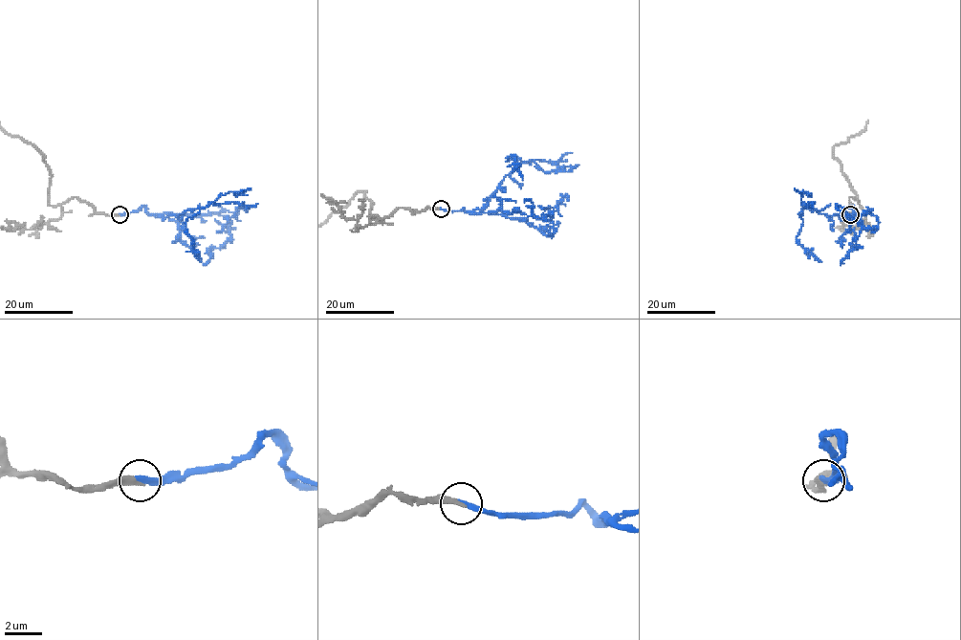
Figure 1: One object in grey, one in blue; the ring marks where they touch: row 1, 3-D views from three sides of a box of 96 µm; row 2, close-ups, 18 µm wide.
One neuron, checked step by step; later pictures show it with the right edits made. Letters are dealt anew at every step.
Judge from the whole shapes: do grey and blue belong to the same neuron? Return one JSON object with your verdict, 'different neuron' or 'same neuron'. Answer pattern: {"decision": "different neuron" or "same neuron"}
{"decision": "same neuron"}

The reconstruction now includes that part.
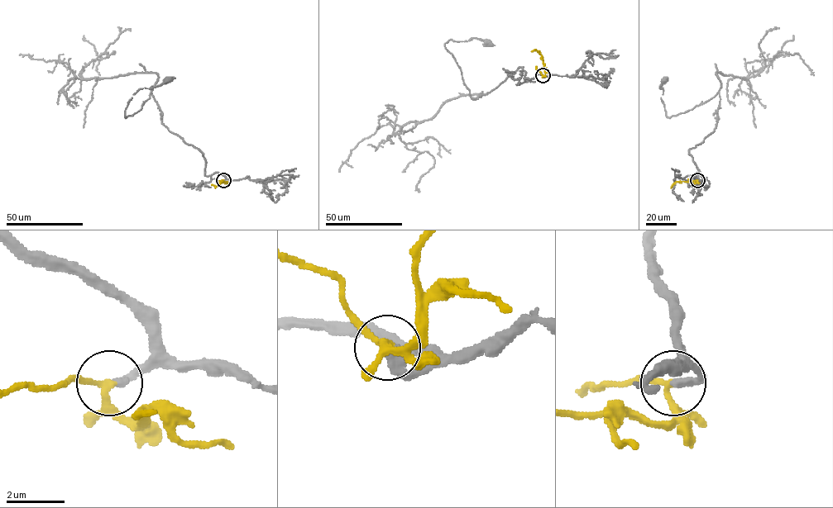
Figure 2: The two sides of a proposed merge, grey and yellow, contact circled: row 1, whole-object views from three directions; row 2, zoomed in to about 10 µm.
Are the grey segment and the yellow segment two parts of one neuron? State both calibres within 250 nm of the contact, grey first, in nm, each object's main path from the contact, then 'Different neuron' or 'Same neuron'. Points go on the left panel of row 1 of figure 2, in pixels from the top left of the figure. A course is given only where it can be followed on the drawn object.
Thickness 320 nm (grey) against 200 nm. Course of grey: (223, 180), (217, 172), (205, 175), (203, 153), (161, 122), (150, 92), (125, 117), (133, 94), (169, 80). Course of yellow: (223, 180), (226, 182), (212, 184). Same neuron

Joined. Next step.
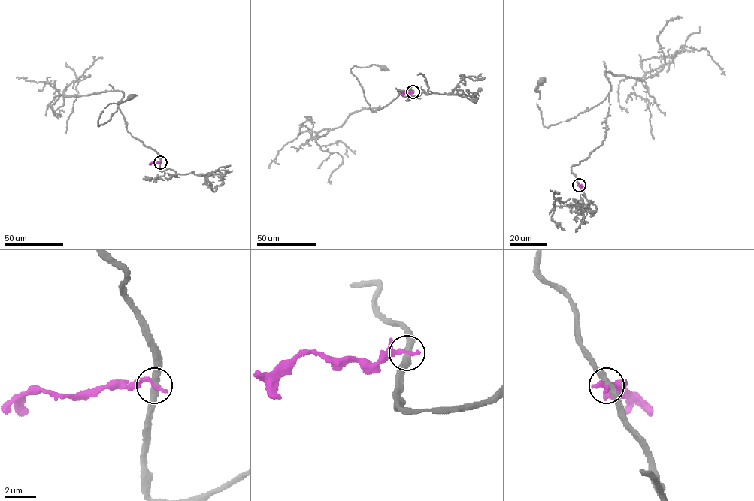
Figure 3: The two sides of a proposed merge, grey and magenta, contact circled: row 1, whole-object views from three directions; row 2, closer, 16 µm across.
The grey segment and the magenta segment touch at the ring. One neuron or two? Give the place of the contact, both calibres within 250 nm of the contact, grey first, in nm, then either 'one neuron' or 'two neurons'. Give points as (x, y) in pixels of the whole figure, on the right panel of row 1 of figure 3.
(579, 185) | 400/340 nm | two neurons

